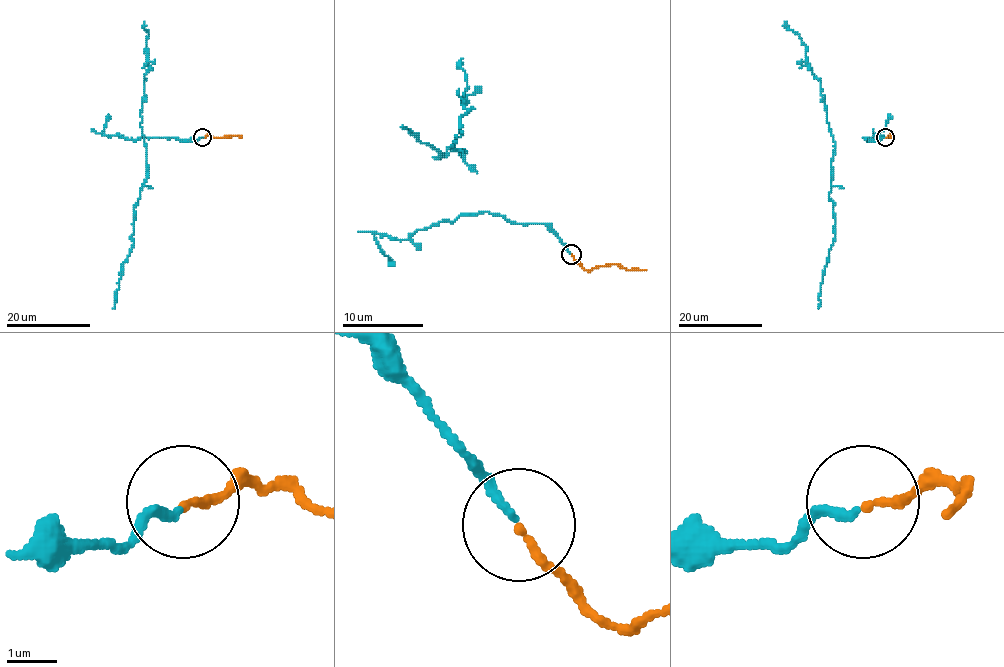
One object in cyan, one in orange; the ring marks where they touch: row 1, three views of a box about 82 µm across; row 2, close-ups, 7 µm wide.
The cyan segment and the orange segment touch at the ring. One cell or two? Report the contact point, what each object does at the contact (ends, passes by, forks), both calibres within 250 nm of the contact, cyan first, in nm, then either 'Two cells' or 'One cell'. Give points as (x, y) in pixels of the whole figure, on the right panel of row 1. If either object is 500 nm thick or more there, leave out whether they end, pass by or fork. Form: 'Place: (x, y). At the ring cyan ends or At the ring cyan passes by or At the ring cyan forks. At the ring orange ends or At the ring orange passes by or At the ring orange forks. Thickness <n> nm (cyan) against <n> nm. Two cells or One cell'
Place: (885, 137). At the ring cyan ends. At the ring orange ends. Thickness 160 nm (cyan) against 140 nm. One cell

